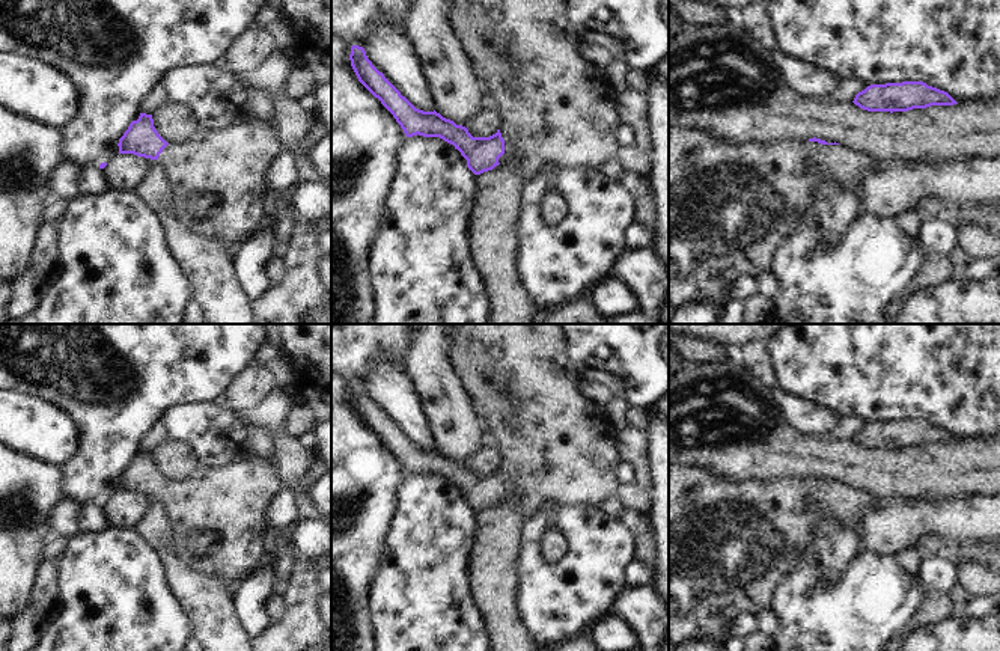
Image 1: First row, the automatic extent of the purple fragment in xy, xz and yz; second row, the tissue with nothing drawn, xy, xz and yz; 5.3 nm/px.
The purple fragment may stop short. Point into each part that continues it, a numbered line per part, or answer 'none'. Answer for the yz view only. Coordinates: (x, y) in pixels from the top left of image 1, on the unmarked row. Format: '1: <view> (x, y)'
1: yz (731, 544)

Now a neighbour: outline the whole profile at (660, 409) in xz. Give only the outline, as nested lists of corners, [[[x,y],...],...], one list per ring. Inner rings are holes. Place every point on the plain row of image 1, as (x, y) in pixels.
[[[669,389],[649,410],[655,417],[661,419],[669,429]]]

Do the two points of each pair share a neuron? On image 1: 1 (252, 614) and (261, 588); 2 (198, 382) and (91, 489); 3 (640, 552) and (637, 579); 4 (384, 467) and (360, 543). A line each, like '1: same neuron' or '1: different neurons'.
1: same neuron
2: same neuron
3: different neurons
4: same neuron

